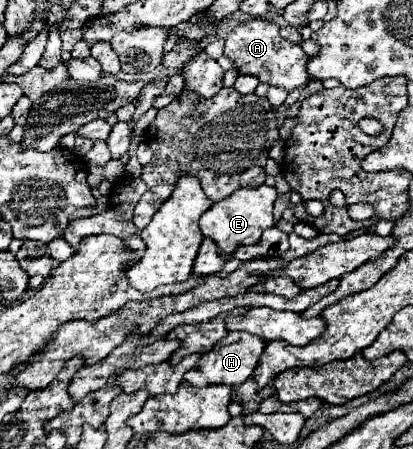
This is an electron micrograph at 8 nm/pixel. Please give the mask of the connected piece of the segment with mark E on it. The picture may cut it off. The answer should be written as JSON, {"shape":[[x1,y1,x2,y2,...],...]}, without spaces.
{"shape":[[258,185,256,189,238,189,236,193,232,193,232,197,226,197,218,203,214,203,202,217,200,217,200,229,206,237,214,239,220,247,220,253,224,257,228,257,232,253,232,249,236,249,238,245,252,245,256,241,260,241,262,233,270,227,274,227,274,201,276,201,278,193,276,187,270,185]]}

